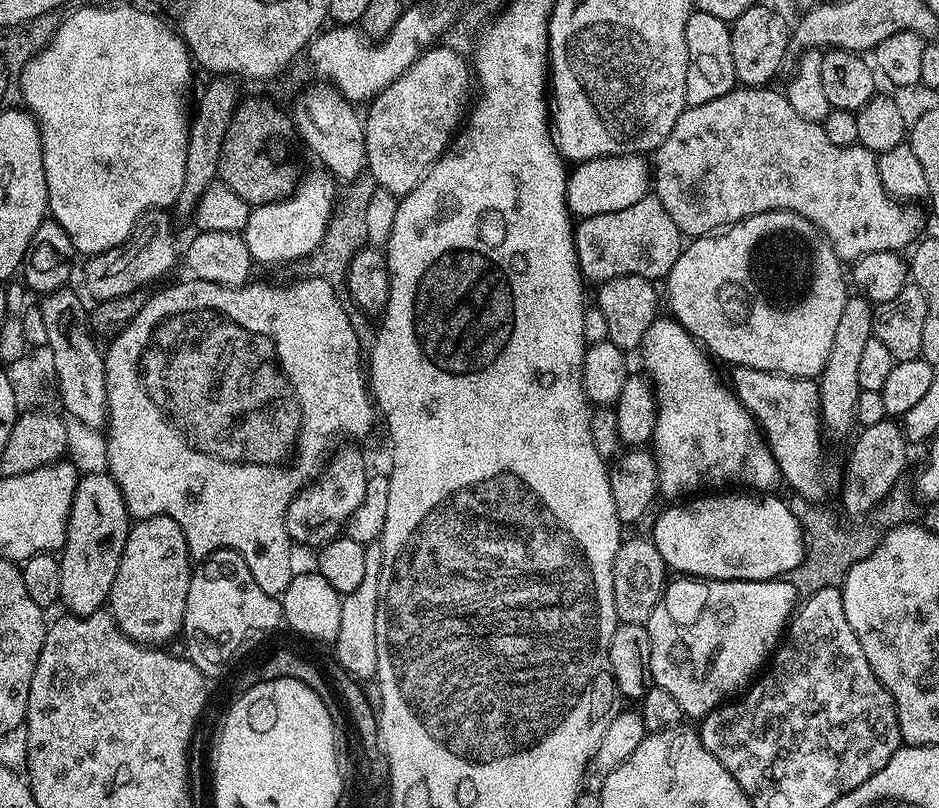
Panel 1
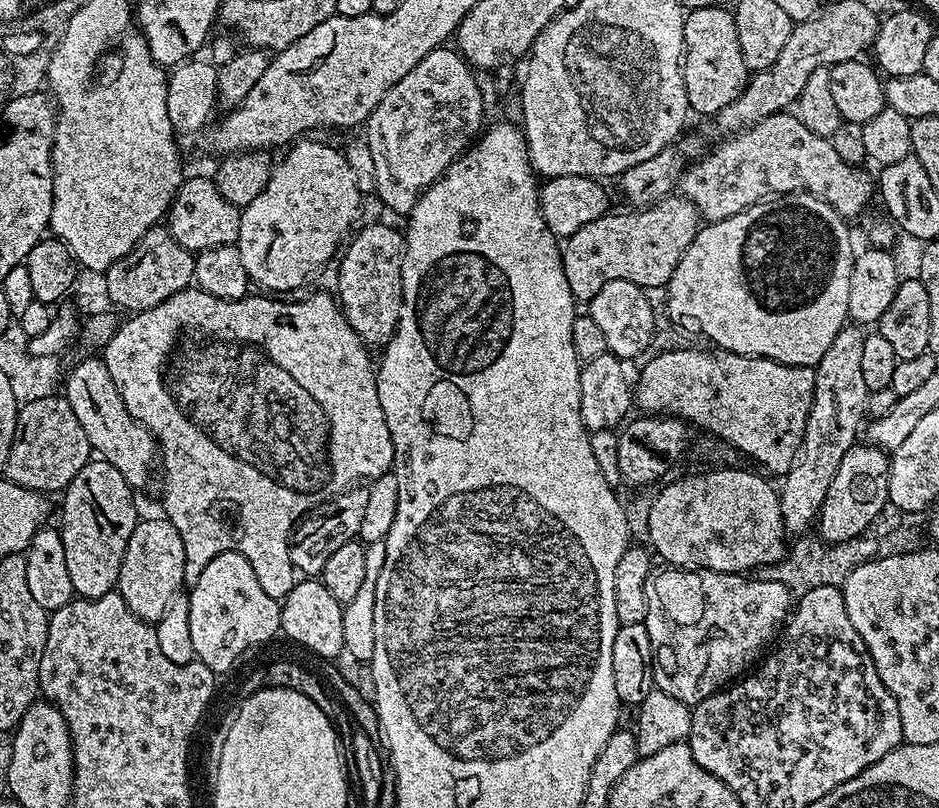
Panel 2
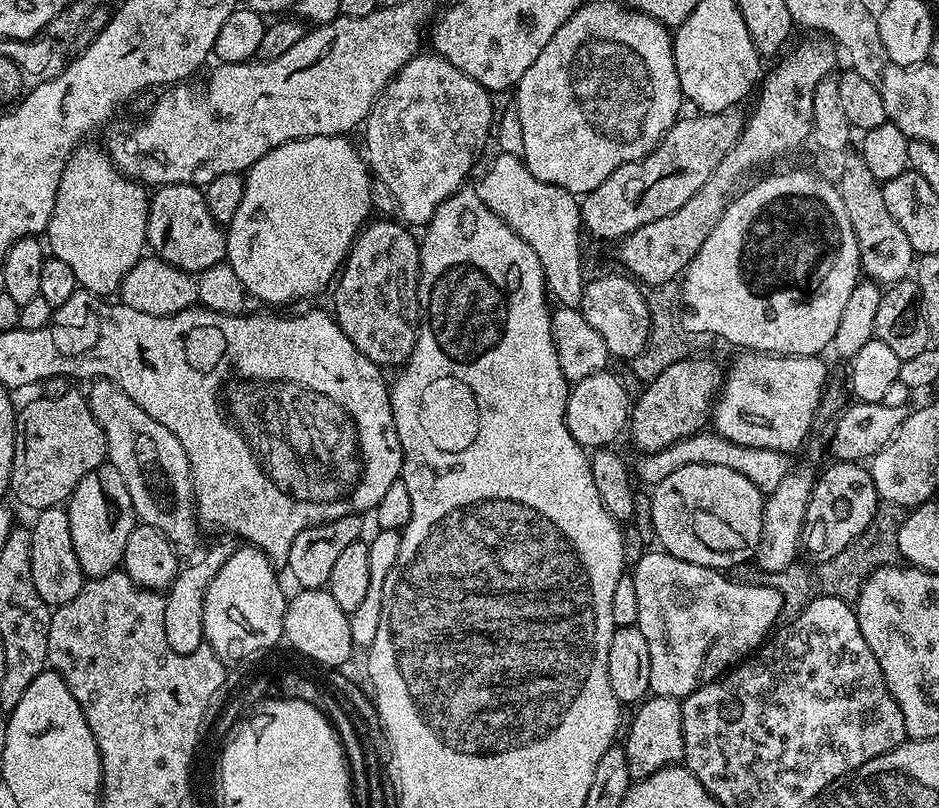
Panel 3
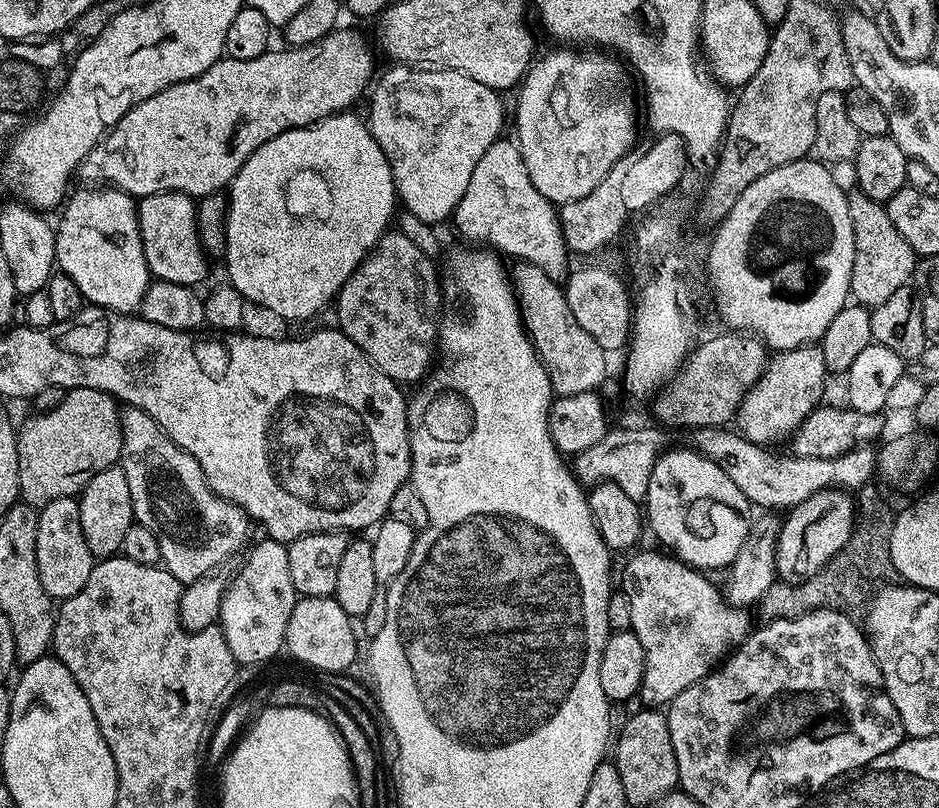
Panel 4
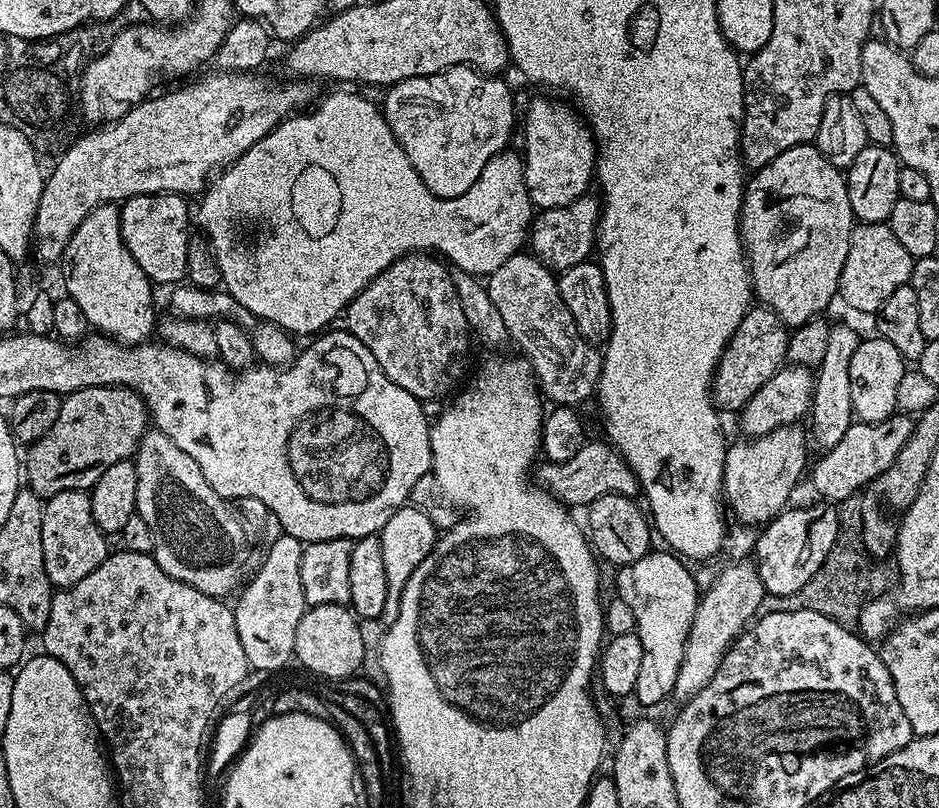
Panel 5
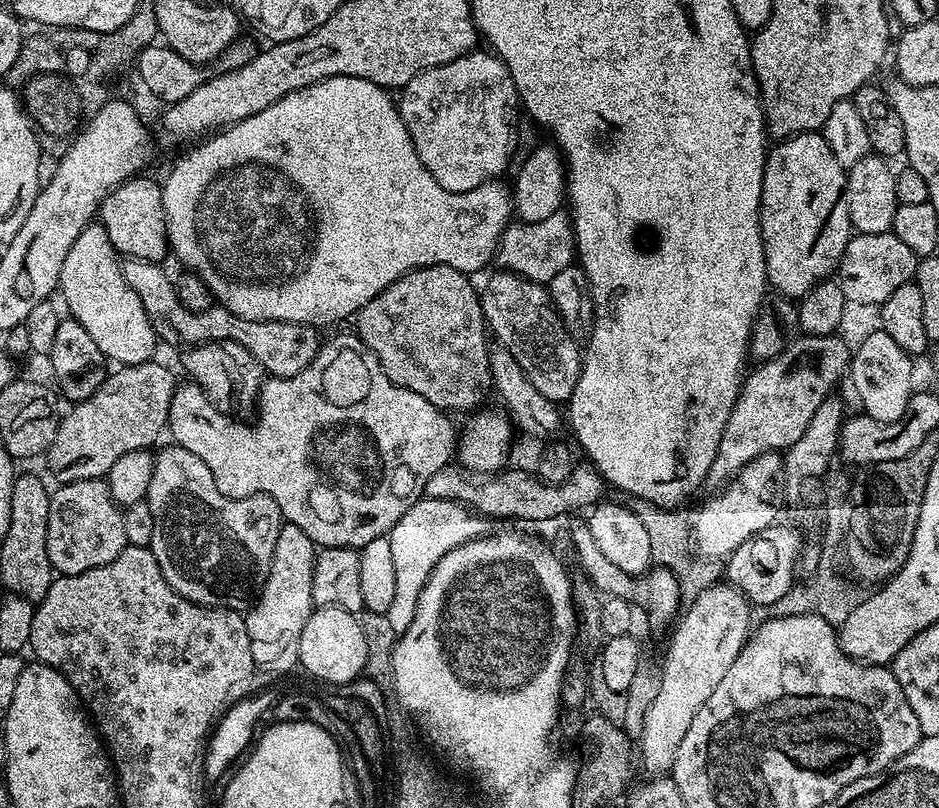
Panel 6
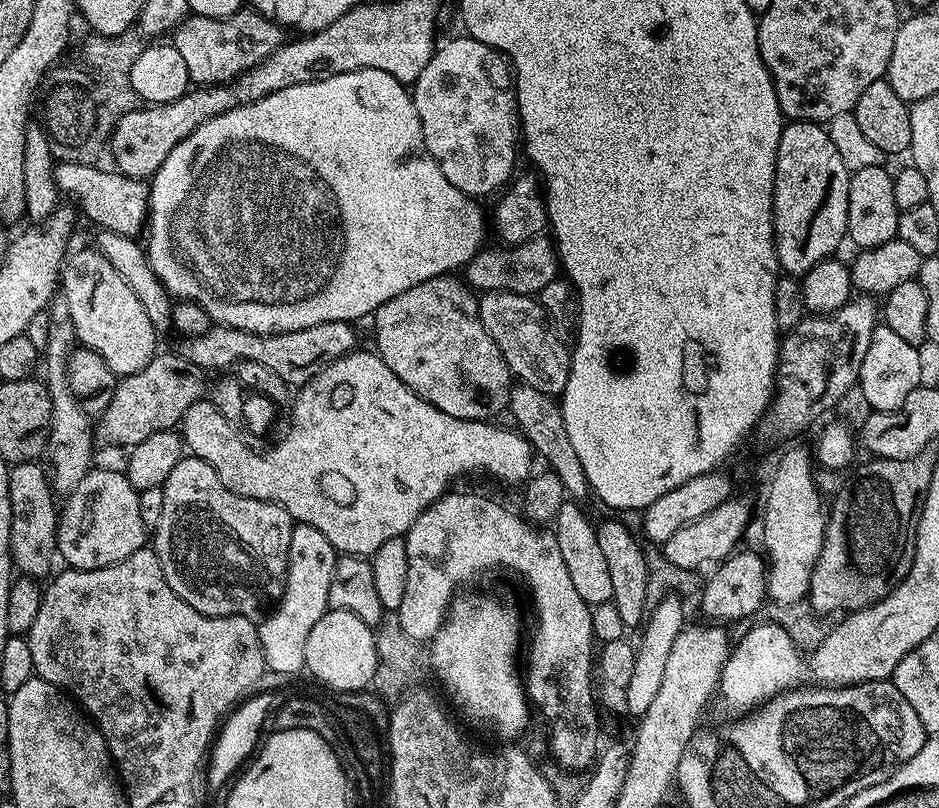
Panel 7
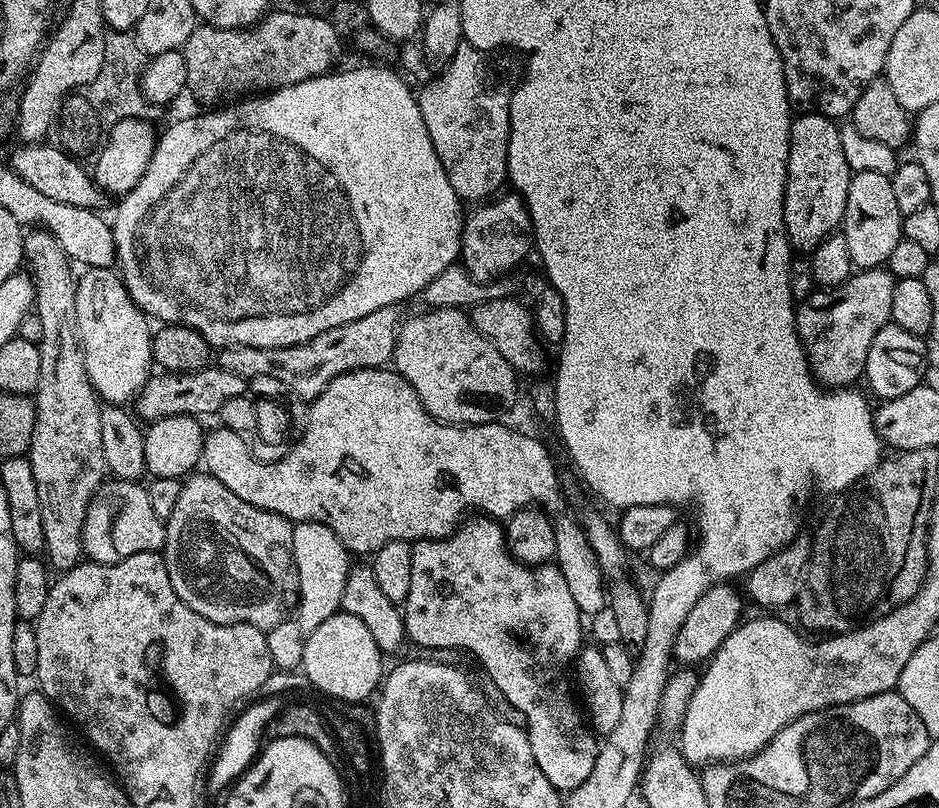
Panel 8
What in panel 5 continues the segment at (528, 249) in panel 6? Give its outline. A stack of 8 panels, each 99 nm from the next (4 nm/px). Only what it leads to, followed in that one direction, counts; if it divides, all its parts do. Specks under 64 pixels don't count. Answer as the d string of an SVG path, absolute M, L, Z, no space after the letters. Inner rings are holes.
M592 194L579 196L574 202L557 208L546 208L535 213L530 229L530 252L553 273L559 274L570 270L570 266L578 266L593 255L596 248L598 225L602 204Z

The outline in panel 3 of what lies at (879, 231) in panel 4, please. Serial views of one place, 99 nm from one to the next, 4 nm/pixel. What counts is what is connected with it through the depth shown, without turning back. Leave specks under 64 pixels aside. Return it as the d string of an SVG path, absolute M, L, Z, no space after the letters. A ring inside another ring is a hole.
M852 154L845 162L840 180L838 179L838 187L846 206L846 218L850 218L850 226L858 242L861 273L881 286L891 286L905 279L914 268L910 238L906 238L902 226L898 226L898 222L894 222L890 215L890 210L886 210L886 202L882 202L882 187L874 174L870 174L870 166L866 166L860 155Z

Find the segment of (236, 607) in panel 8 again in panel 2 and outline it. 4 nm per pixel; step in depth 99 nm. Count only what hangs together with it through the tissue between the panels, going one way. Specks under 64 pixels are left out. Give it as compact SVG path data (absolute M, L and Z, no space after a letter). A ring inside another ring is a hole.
M88 359L92 360L78 361L72 373L67 373L62 394L70 402L70 410L74 410L86 438L90 438L93 453L110 462L133 490L140 490L152 472L152 463L157 463L158 441L146 425L138 423L126 410L126 402L122 402L122 394L118 394L118 386L114 386L114 378L110 378L103 359Z

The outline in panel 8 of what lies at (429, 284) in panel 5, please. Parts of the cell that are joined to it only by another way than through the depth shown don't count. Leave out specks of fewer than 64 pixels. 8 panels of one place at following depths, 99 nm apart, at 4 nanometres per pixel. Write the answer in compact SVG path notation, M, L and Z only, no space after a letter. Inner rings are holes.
M429 308L417 311L412 315L416 316L410 317L409 320L407 317L400 325L398 342L396 343L391 363L394 365L395 371L400 373L400 379L405 380L412 387L414 394L418 394L419 404L442 424L459 424L463 426L466 424L495 424L503 421L505 419L504 415L516 404L516 379L518 379L518 373L510 362L506 362L506 358L502 358L502 354L498 349L472 325L471 315L467 311L458 308Z

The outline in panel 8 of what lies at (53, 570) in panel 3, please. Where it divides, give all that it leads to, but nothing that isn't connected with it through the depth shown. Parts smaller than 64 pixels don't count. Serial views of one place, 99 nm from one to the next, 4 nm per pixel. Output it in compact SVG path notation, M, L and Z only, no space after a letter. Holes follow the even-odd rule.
M109 479L100 485L97 492L92 493L92 501L86 510L84 519L84 556L93 564L117 564L122 558L130 558L130 554L143 552L160 552L164 547L166 530L165 521L154 514L150 507L150 494L143 483L134 480Z

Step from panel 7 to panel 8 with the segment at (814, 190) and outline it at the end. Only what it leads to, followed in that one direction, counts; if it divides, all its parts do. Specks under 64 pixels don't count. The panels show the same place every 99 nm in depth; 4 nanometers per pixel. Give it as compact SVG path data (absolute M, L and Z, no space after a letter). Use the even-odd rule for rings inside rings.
M818 110L797 115L790 130L788 181L784 191L784 225L788 241L800 254L811 254L841 227L846 194L853 178L842 154L841 125Z

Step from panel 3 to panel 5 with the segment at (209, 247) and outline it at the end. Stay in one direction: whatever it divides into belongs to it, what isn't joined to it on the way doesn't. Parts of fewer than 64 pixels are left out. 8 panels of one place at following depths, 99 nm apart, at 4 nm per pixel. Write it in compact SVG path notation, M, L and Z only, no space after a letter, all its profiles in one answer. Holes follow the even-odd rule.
M155 192L132 196L119 205L122 242L153 285L175 286L187 277L190 204L188 208L184 200L187 199L178 192Z

